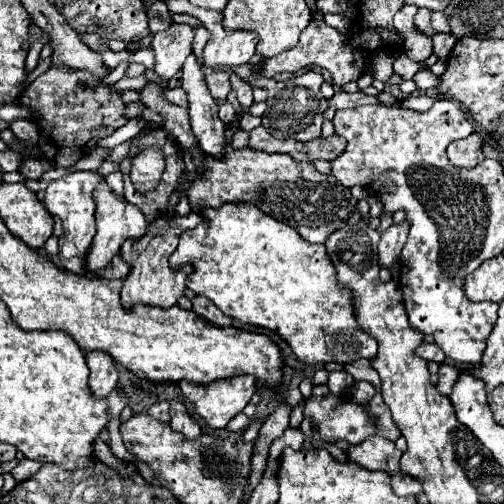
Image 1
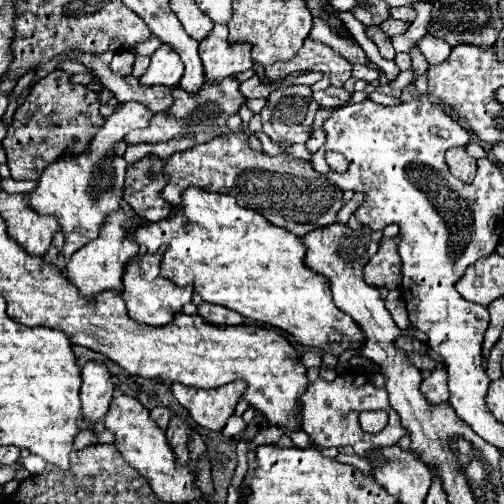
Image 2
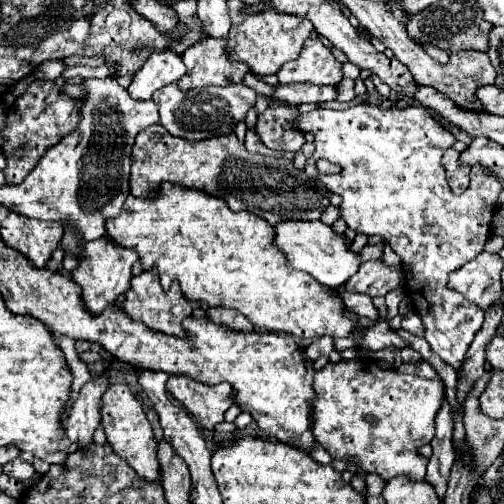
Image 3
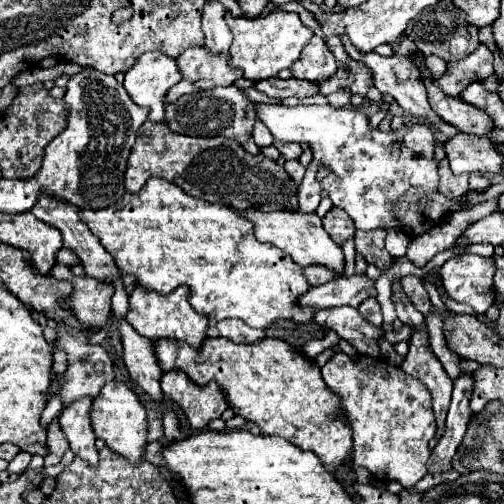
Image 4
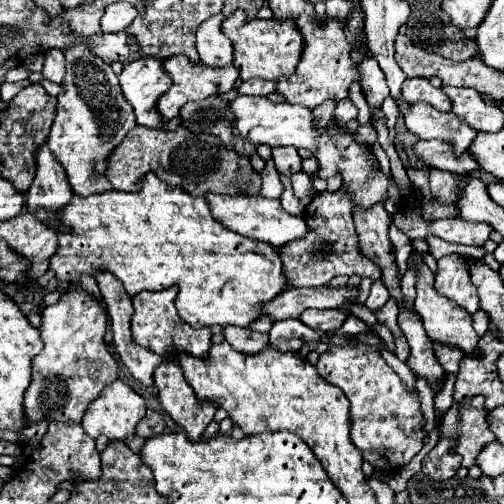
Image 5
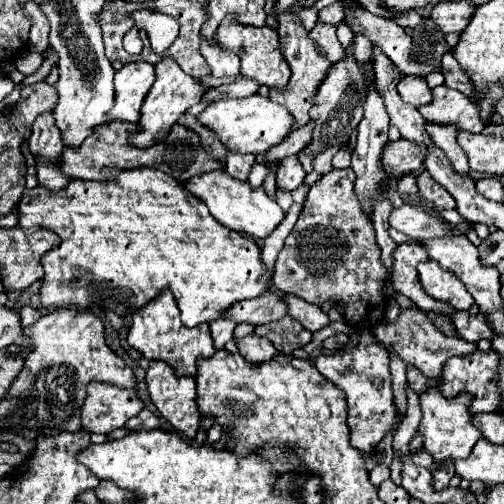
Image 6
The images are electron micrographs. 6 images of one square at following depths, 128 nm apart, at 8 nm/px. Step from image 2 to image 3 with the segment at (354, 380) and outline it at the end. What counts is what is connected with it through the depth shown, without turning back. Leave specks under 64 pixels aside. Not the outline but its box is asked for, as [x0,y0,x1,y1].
[312,360,444,480]

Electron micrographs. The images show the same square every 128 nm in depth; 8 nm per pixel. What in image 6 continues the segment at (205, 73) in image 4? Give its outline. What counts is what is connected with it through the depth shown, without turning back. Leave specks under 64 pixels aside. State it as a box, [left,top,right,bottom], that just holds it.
[130,58,208,148]

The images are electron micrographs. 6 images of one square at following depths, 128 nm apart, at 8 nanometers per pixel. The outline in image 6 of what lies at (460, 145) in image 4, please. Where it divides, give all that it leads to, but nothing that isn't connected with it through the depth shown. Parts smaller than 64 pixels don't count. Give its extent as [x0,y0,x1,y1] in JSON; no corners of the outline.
[382,140,426,176]

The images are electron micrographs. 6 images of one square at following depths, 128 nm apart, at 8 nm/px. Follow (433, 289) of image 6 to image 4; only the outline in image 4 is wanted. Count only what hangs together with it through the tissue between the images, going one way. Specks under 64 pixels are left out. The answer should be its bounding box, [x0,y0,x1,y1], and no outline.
[440,254,494,314]

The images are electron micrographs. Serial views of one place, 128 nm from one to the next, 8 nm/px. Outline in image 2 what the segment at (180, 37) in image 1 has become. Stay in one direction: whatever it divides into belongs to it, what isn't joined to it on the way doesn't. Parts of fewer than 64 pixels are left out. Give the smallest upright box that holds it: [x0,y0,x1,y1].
[140,44,184,86]

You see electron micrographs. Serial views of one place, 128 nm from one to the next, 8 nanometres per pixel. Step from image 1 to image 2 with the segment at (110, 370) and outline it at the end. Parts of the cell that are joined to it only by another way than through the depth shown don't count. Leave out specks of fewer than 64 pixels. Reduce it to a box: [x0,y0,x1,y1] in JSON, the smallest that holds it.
[82,360,114,428]

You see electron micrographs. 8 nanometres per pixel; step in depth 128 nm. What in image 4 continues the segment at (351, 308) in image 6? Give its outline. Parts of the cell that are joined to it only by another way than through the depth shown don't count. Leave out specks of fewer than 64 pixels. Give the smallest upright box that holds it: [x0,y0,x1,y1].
[304,208,354,286]

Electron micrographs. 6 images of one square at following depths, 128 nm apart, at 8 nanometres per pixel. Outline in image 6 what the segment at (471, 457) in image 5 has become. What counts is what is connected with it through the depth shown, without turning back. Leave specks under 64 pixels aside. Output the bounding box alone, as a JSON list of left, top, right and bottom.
[416,388,482,462]

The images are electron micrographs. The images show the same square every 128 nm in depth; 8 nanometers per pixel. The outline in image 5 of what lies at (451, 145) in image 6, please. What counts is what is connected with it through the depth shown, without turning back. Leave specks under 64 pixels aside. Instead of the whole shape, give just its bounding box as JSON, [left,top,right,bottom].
[404,102,478,154]

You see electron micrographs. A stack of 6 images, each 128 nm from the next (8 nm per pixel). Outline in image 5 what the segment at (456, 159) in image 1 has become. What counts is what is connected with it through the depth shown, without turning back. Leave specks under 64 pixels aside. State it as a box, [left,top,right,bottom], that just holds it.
[430,168,462,204]

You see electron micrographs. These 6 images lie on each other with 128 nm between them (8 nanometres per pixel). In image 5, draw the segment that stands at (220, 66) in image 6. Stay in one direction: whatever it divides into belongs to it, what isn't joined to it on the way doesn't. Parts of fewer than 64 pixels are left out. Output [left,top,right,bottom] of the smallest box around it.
[196,14,232,66]

